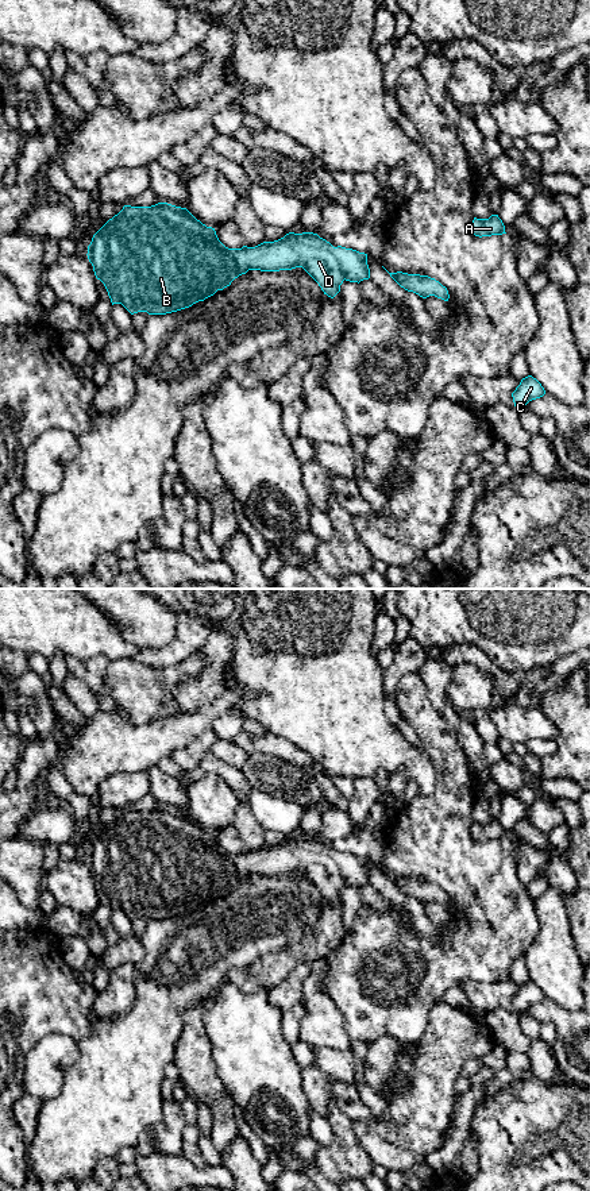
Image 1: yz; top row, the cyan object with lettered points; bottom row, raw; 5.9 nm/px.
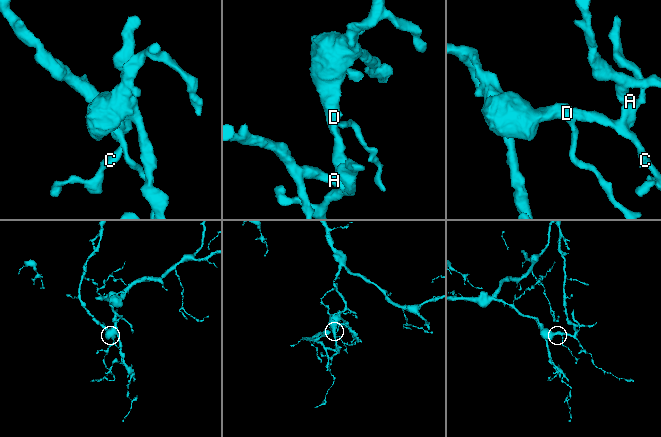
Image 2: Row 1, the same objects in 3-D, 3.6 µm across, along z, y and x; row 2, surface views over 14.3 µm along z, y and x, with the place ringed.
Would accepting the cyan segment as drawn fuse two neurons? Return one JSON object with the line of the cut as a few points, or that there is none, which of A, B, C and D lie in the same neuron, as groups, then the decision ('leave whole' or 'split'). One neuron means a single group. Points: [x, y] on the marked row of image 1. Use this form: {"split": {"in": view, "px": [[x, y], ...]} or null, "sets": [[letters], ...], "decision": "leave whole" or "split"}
{"split": null, "sets": [["A", "B", "C", "D"]], "decision": "leave whole"}

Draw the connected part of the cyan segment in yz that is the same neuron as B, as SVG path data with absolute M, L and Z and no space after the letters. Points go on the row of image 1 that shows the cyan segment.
M167 203L151 207L124 205L93 235L86 255L96 278L104 284L112 305L122 304L131 315L138 312L166 315L189 308L230 286L235 278L248 270L279 271L302 267L331 298L340 292L344 280L359 284L370 278L367 254L342 246L333 247L317 234L289 232L278 240L263 242L255 247L228 248L219 240L215 228L203 224L186 208Z

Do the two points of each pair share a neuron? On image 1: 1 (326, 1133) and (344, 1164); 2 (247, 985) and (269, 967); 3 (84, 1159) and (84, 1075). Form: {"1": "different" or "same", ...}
{"1": "different", "2": "same", "3": "same"}

